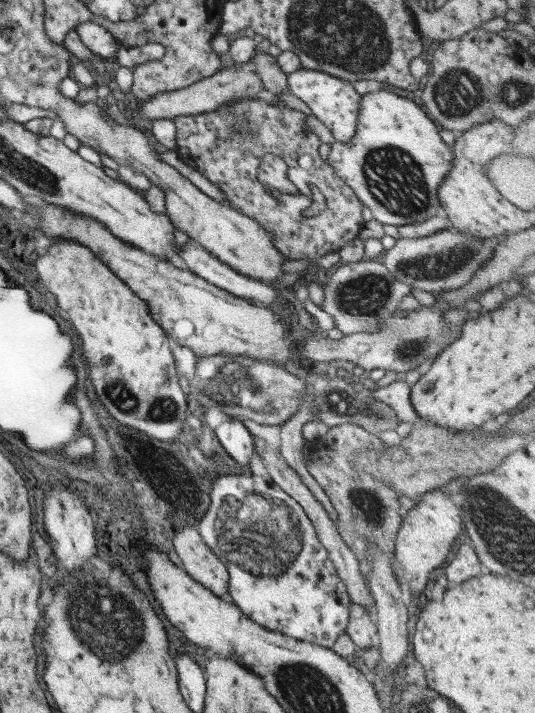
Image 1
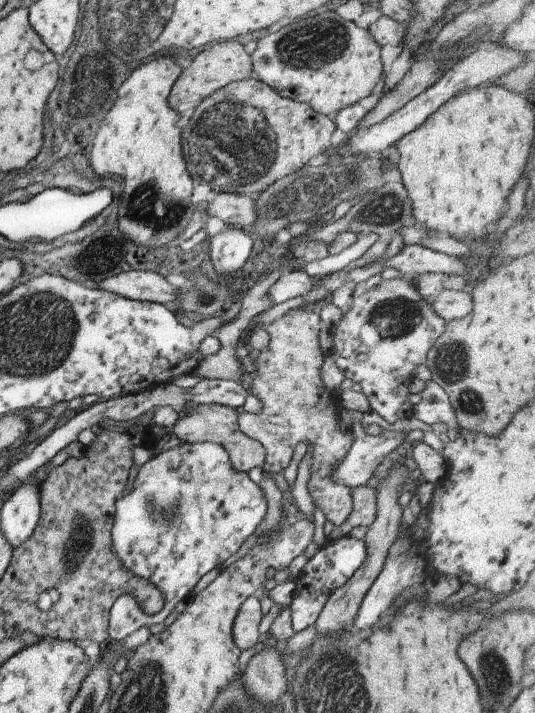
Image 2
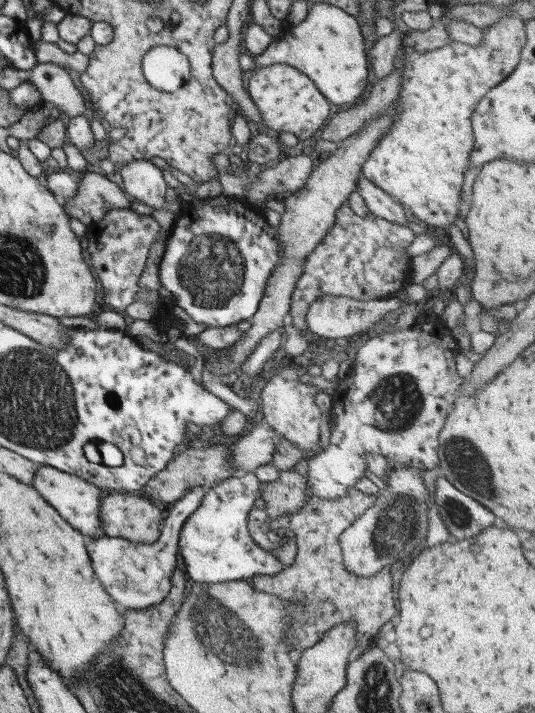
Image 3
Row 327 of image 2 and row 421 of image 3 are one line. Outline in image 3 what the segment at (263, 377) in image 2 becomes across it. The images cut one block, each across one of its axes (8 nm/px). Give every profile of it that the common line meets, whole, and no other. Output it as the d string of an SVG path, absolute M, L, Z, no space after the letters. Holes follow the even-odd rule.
M298 362L291 368L282 369L282 372L278 372L278 375L271 378L268 383L261 384L257 397L260 400L260 412L264 422L270 425L284 439L298 445L300 449L304 450L307 460L310 460L310 458L322 451L320 450L319 437L323 413L314 400L319 391L304 382L298 369Z

